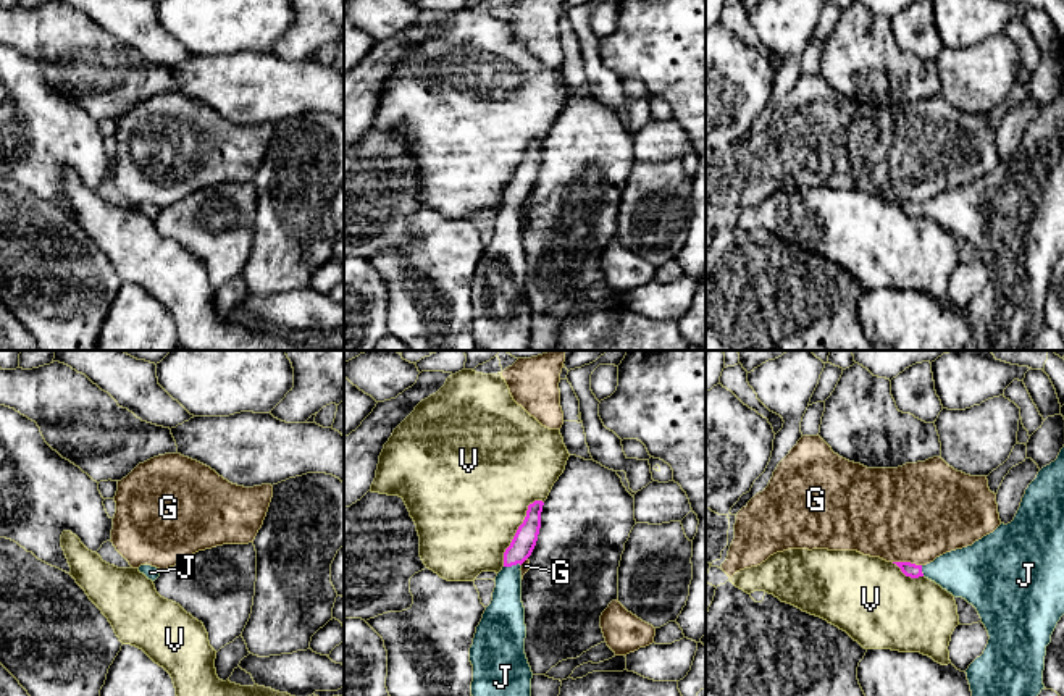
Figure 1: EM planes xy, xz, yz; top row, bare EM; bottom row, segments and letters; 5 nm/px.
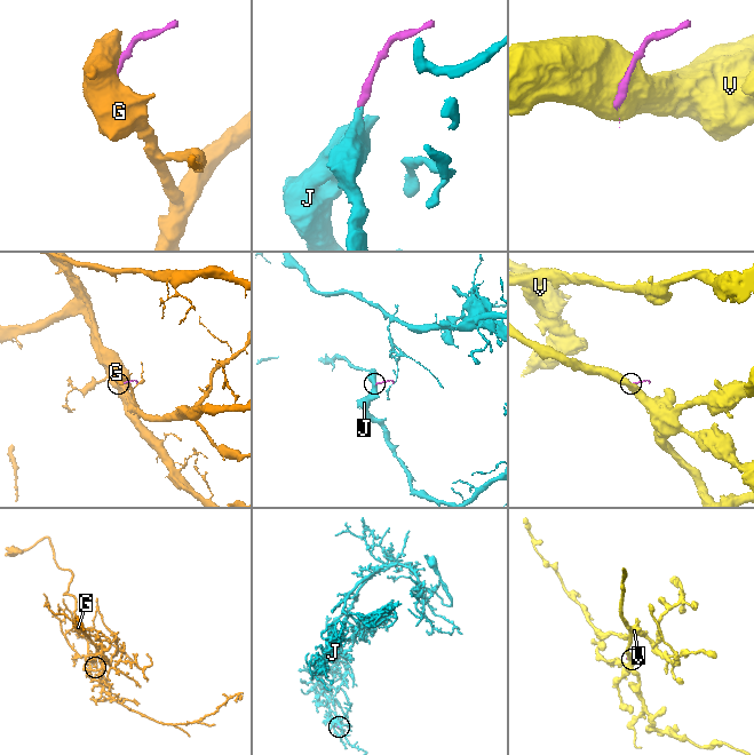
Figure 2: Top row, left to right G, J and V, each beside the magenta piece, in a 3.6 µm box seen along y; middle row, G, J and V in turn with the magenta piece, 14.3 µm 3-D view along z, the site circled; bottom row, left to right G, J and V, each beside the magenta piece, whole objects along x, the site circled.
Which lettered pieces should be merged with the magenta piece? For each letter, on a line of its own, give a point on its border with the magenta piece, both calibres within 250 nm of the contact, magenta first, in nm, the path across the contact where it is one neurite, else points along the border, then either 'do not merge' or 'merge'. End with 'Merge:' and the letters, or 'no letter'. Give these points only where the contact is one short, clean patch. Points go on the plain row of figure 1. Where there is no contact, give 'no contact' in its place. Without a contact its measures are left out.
G: contact yz (908, 201); calibres 70 and 480 nm; do not merge
J: contact xz (512, 202); calibres 120 and 190 nm; merge
V: contact xz (517, 168); calibres 120 and 500 nm; do not merge
Merge: J

